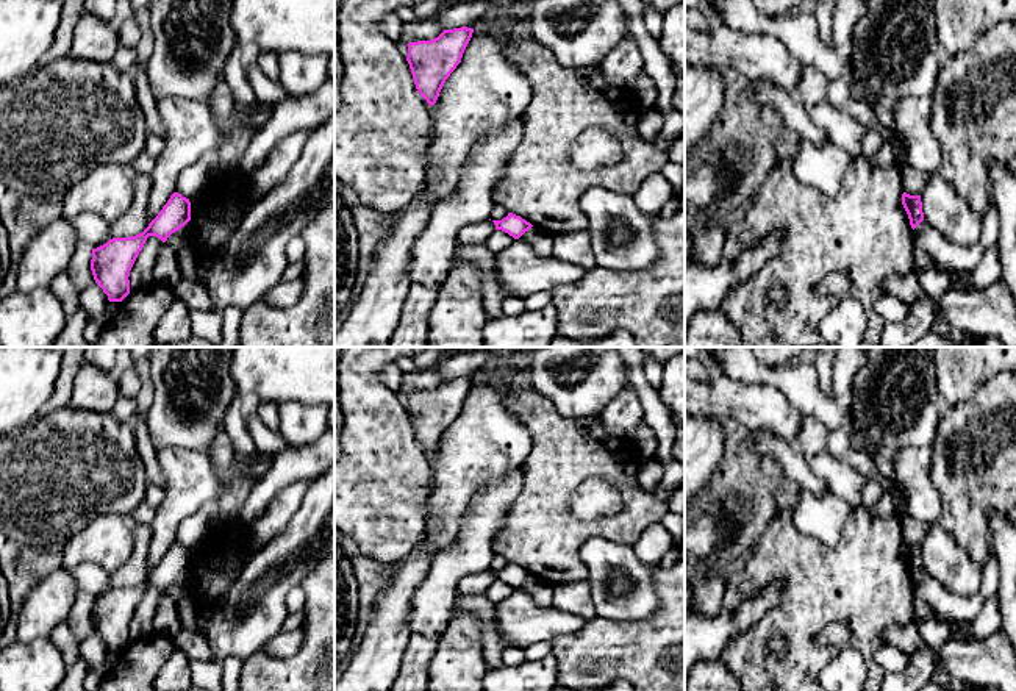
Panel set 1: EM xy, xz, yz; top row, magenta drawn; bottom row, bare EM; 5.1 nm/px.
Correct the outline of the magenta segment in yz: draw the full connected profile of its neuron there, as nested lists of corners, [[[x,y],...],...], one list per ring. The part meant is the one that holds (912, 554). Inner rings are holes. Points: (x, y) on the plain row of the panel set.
[[[903,542],[902,555],[908,564],[910,575],[914,580],[924,571],[921,546],[910,546]]]

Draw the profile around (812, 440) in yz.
[[[805,416],[794,444],[799,455],[810,461],[816,455],[827,452],[828,431],[821,421]]]

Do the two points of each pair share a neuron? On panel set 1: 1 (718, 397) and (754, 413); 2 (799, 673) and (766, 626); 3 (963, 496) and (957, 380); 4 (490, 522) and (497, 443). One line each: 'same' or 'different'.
1: same
2: same
3: different
4: different

